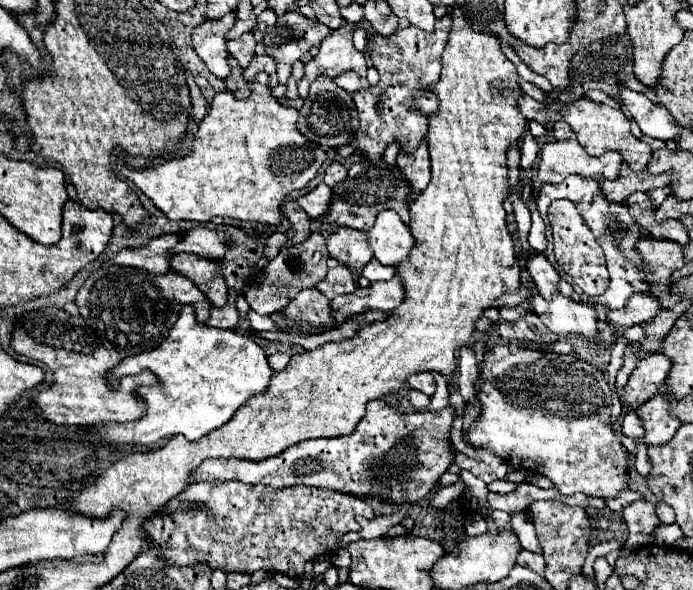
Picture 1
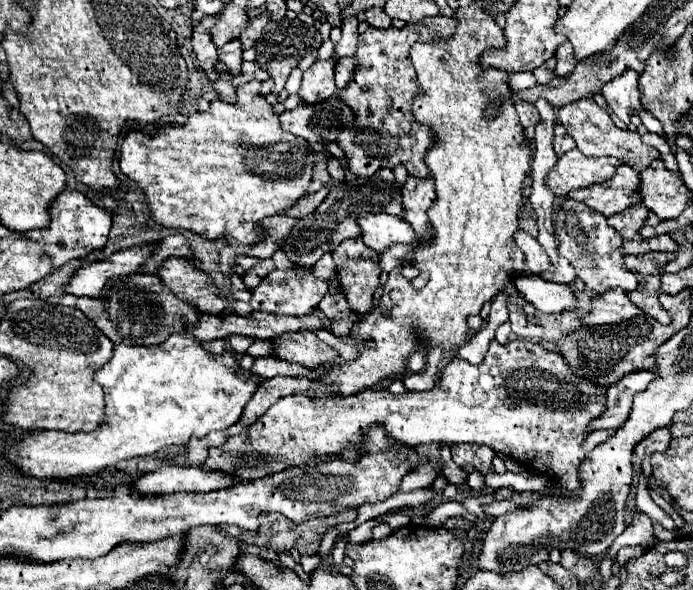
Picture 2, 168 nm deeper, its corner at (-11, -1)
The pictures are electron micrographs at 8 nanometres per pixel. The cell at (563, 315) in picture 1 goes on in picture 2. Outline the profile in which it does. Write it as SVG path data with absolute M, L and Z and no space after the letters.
M519 274L515 288L525 296L527 302L545 314L561 314L577 306L577 298L569 286L545 282L535 274Z

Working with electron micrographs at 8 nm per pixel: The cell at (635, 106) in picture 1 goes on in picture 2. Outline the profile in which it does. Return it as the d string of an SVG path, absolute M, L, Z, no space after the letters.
M627 70L625 74L607 82L601 90L601 94L605 96L611 110L623 122L629 122L631 112L645 112L647 110L641 102L641 92L639 92L637 78L639 78L639 74L635 70Z

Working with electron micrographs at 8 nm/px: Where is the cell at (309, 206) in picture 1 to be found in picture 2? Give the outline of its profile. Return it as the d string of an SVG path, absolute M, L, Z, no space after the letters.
M327 186L327 188L321 188L321 190L315 192L315 194L305 194L305 196L303 196L301 200L297 200L285 214L287 214L287 216L293 216L293 218L303 218L303 216L315 212L315 208L327 198L329 192L331 192L331 188Z

